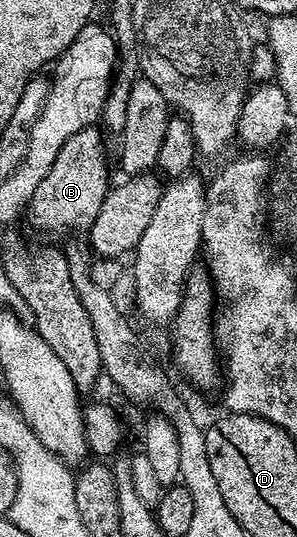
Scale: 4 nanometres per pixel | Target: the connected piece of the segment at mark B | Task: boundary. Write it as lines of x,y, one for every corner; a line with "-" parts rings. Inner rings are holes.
98,129
76,131
59,150
50,173
39,183
27,208
27,217
33,220
35,228
65,235
70,231
87,231
95,223
95,215
99,215
99,207
103,207
103,199
111,188
105,137

